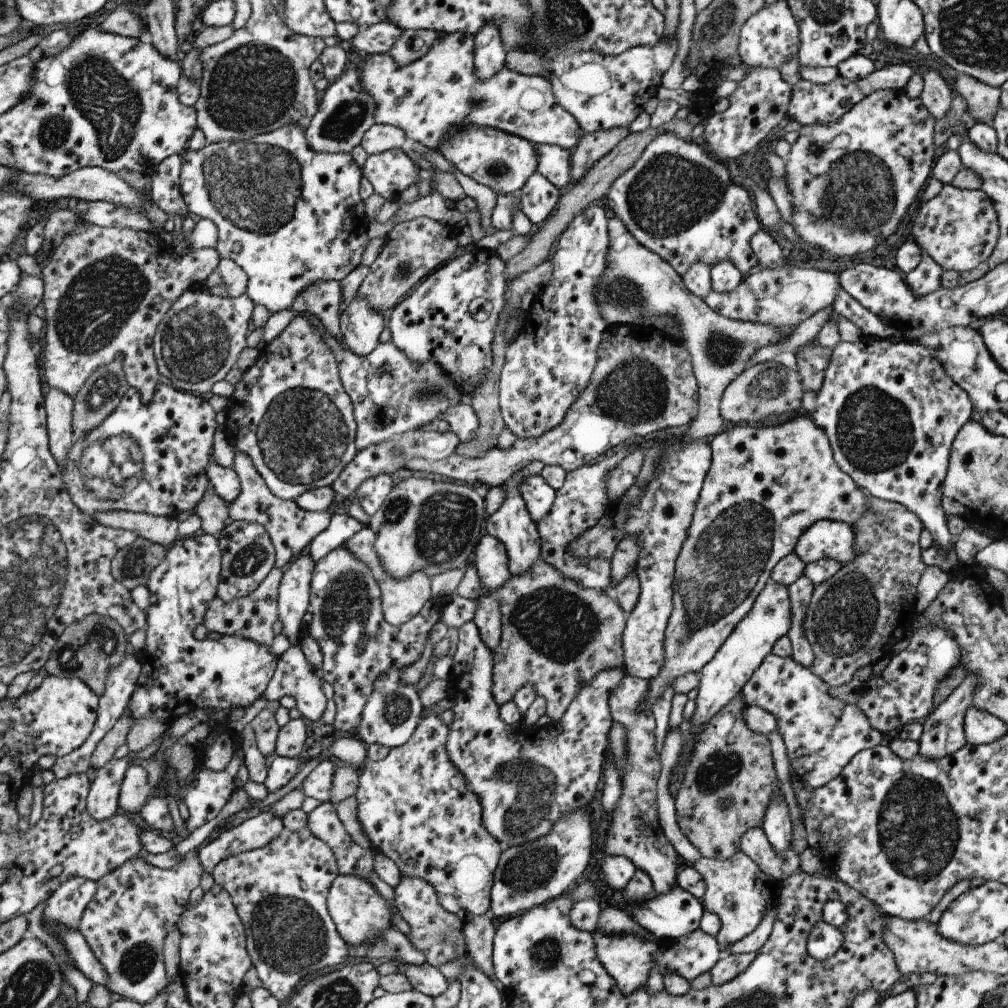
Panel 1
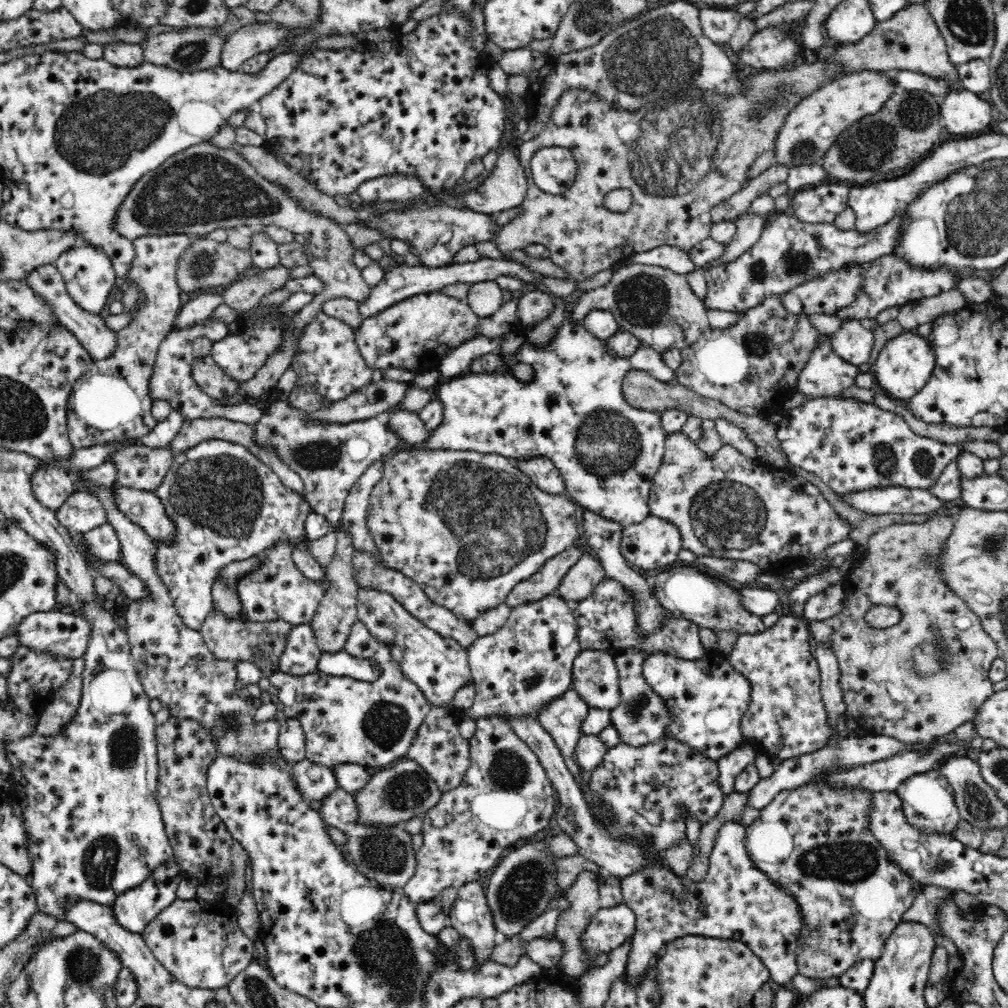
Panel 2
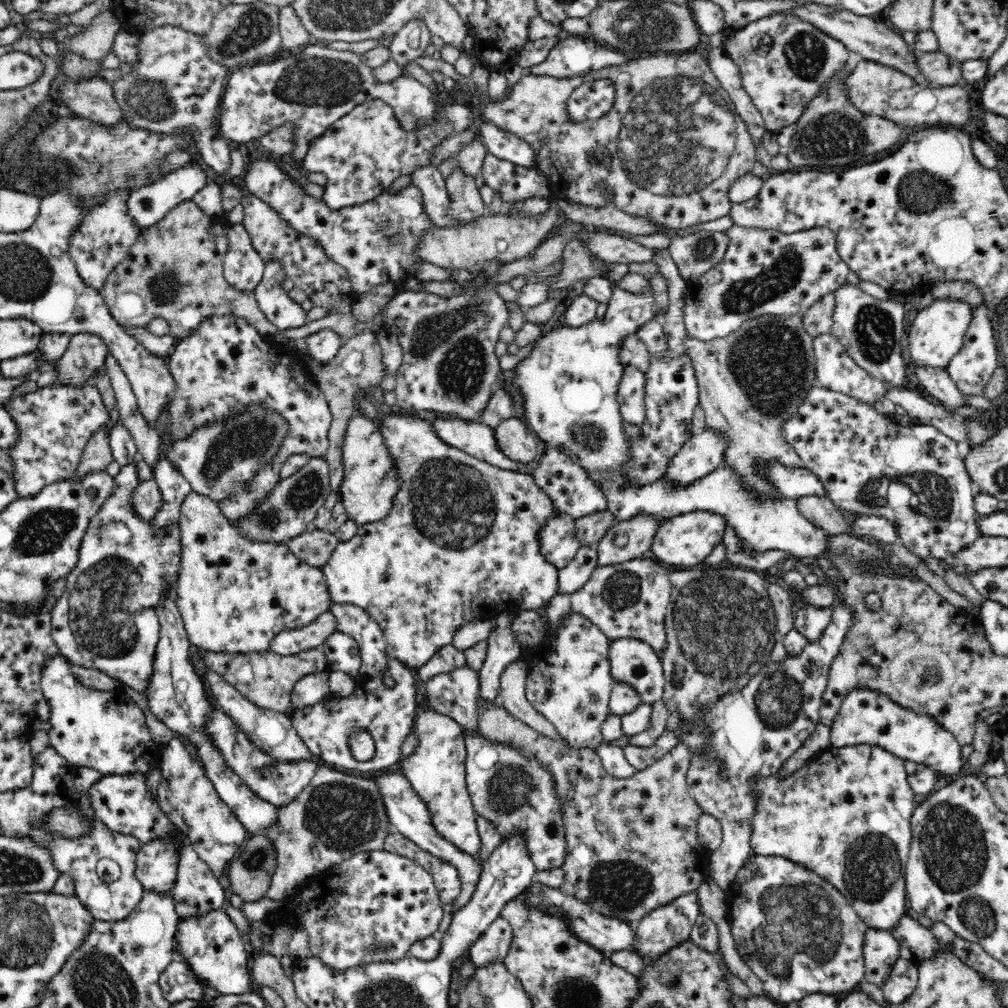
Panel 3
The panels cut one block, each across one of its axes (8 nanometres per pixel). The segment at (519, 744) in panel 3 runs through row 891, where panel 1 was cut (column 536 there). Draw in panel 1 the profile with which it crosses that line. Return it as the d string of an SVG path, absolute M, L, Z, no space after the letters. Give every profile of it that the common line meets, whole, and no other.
M539 557L527 572L510 576L491 596L497 600L501 616L499 644L492 650L491 694L497 706L512 700L513 694L521 686L531 684L535 694L544 700L545 715L551 720L559 720L583 684L593 680L601 670L622 666L622 632L626 614L610 593L581 588L577 582L563 578L555 568L545 564Z

